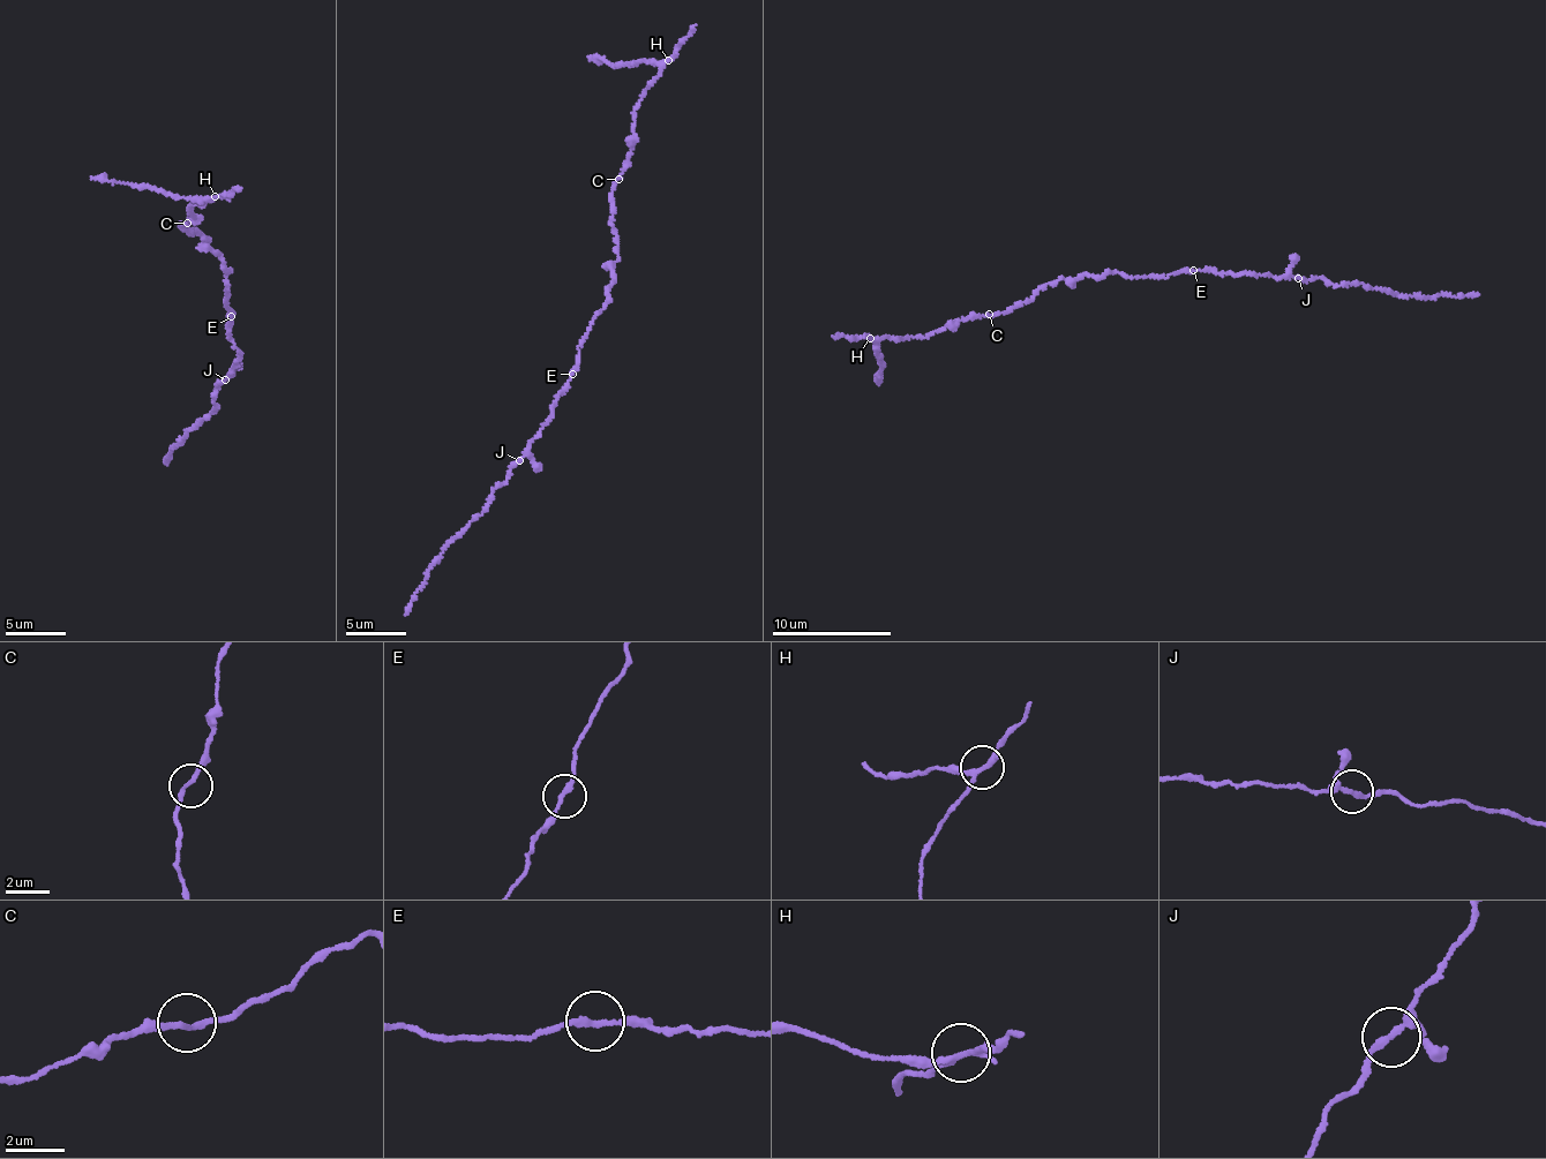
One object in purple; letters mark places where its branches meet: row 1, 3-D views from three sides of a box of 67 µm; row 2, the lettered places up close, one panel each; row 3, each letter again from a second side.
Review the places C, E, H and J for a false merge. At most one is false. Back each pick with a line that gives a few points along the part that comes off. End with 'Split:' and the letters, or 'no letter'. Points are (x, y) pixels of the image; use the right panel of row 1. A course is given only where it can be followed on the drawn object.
H: (869, 338), (879, 351), (884, 366), (878, 382)
Split: H

